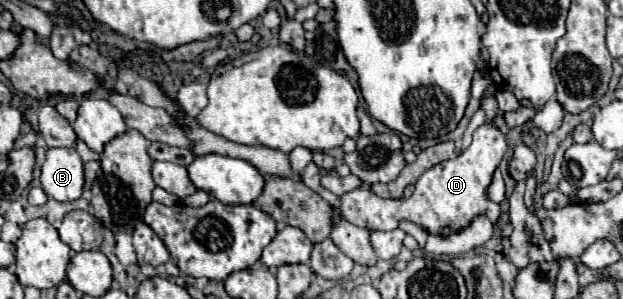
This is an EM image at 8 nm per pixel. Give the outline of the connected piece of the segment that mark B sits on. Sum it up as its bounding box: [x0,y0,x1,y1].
[41,148,83,202]

